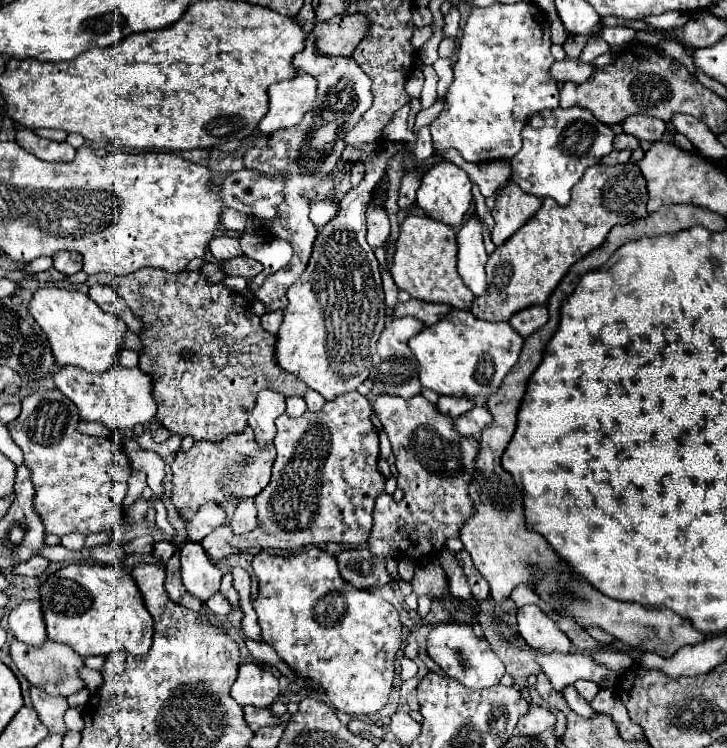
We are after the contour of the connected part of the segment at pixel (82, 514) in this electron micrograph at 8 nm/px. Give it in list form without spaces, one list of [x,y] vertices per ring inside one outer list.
[[[58,389],[52,391],[36,391],[34,395],[22,399],[22,413],[20,417],[8,425],[10,437],[22,449],[26,467],[30,469],[30,481],[34,483],[34,509],[40,515],[46,533],[54,533],[64,537],[68,533],[100,533],[100,531],[114,531],[122,529],[124,525],[124,511],[122,501],[128,491],[128,477],[132,473],[130,461],[124,451],[110,439],[104,437],[90,437],[78,433],[78,409],[66,395]]]

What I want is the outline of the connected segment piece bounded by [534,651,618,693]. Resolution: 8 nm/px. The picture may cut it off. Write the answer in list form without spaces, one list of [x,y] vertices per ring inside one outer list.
[[[534,651],[536,659],[542,667],[542,671],[548,675],[552,687],[562,693],[568,685],[574,685],[578,679],[586,679],[586,681],[596,681],[600,683],[602,679],[608,679],[610,687],[616,685],[618,681],[618,673],[610,671],[606,667],[596,665],[590,655],[582,655],[582,653],[550,653],[544,655],[540,651]]]

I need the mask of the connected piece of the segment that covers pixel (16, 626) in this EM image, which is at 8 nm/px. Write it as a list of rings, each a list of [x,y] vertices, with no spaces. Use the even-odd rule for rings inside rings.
[[[40,601],[18,603],[10,611],[8,621],[14,637],[28,645],[40,645],[46,639],[46,625],[44,625]]]

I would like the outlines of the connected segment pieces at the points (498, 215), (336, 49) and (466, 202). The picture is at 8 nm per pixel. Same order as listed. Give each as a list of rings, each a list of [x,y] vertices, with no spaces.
[[[508,181],[506,189],[502,189],[496,197],[496,205],[492,209],[492,217],[496,221],[492,231],[492,241],[500,247],[508,237],[512,237],[528,219],[540,209],[542,199],[522,193],[518,185]]]
[[[362,13],[336,15],[326,23],[316,23],[316,47],[324,55],[352,55],[358,43],[366,37],[368,21]]]
[[[450,161],[438,163],[434,165],[422,179],[422,187],[418,189],[418,197],[416,203],[418,207],[424,209],[424,213],[434,219],[434,221],[442,221],[454,229],[458,229],[464,221],[464,215],[468,213],[470,205],[472,205],[472,181],[468,177],[466,171],[462,171],[460,167],[456,167]]]

